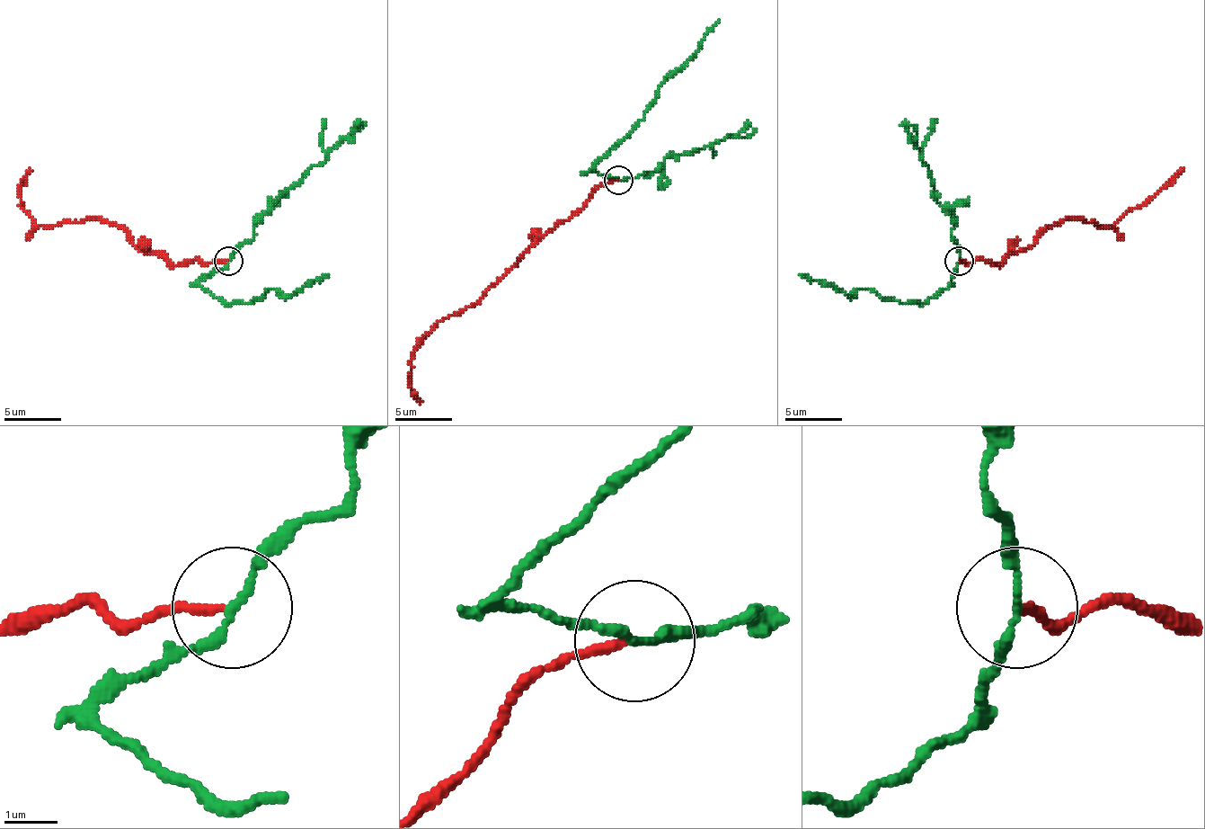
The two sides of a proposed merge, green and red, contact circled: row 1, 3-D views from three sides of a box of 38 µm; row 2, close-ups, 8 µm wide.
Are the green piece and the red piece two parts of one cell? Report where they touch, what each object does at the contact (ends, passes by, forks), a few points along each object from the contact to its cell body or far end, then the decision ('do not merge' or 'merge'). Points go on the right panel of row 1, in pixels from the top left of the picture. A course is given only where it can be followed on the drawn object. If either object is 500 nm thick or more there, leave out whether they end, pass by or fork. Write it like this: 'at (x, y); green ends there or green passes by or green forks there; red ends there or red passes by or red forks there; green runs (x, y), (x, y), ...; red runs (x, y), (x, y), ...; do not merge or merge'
at (959, 261); green passes by; red ends there; green runs (960, 260), (951, 283), (922, 303), (899, 303), (868, 289), (845, 294), (799, 274); red runs (960, 260), (1000, 265), (1066, 219), (1114, 226), (1183, 168); do not merge

